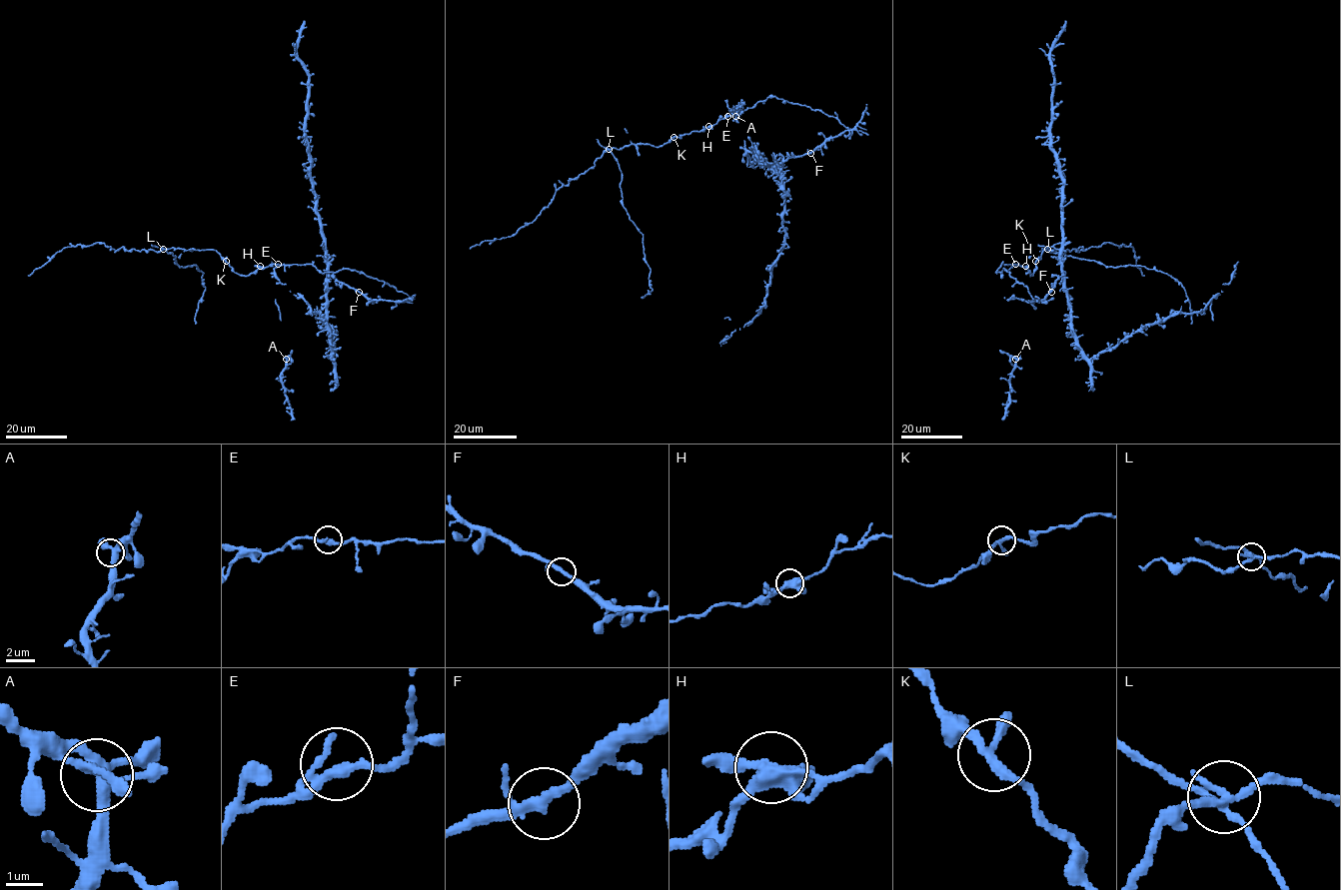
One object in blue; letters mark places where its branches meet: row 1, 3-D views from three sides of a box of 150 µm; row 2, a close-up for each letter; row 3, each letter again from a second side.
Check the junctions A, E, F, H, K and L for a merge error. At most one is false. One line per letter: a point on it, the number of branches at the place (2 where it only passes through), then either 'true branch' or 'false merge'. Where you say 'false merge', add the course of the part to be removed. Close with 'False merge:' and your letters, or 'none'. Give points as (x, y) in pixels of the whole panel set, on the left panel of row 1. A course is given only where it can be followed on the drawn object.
A: place (286, 359); branches 4; true branch
E: place (278, 264); branches 3; true branch
F: place (359, 292); branches 3; true branch
H: place (260, 266); branches 4; true branch
K: place (226, 261); branches 3; true branch
L: place (163, 249); branches 4; false merge; course (163, 249), (175, 257), (179, 267), (195, 265), (203, 274), (202, 283), (205, 287), (195, 315), (196, 324)
False merge: L

